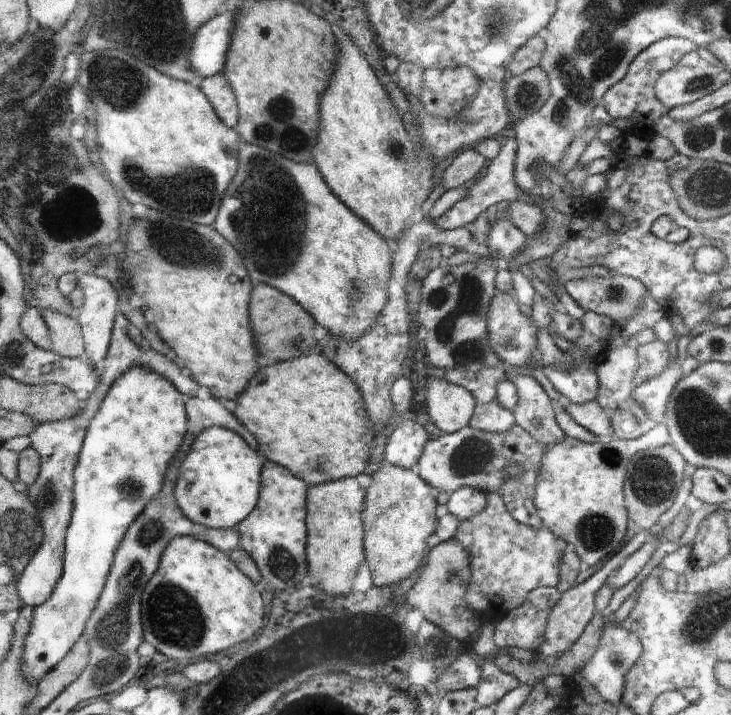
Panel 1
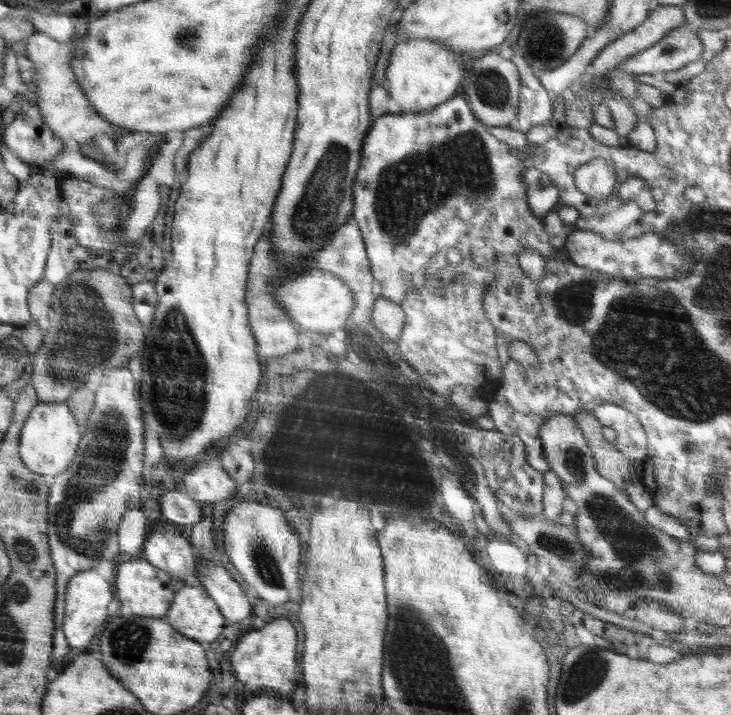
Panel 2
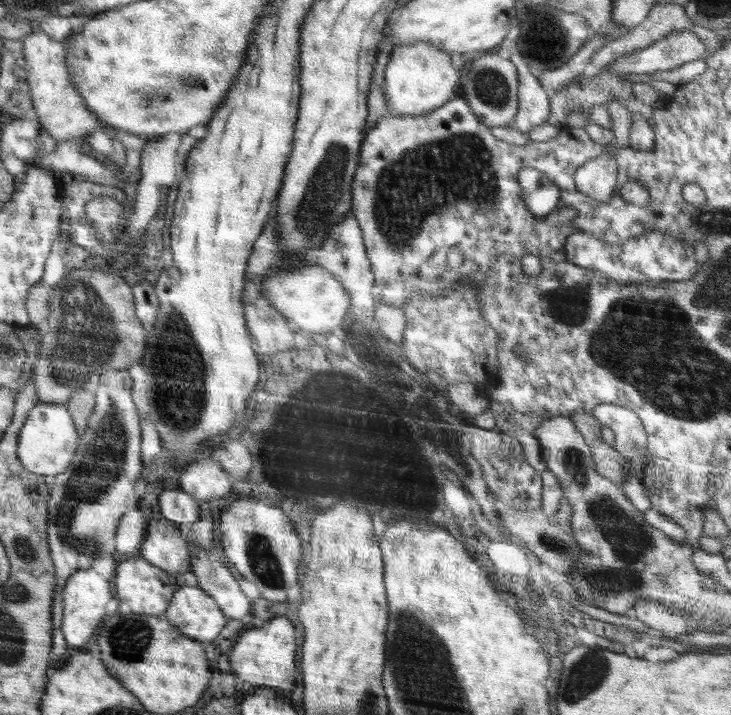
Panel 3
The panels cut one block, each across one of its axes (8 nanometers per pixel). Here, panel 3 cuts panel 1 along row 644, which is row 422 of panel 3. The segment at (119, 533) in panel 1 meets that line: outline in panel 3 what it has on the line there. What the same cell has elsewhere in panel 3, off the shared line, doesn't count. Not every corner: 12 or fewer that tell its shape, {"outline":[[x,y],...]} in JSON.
{"outline":[[38,403],[17,438],[22,466],[62,474],[79,443],[65,404]]}

